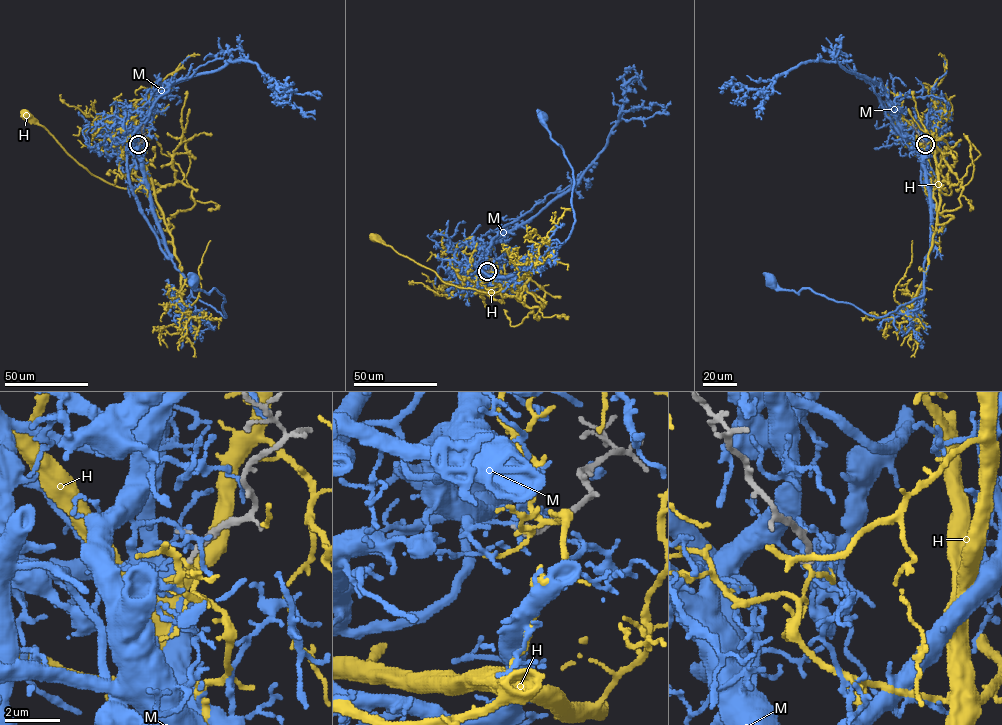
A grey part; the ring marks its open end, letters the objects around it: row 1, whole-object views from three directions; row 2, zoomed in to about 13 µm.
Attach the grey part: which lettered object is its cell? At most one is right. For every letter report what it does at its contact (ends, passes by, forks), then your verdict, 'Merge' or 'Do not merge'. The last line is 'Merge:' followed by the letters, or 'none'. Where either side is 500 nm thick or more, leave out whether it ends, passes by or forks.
H: It passes by. Do not merge
M: It passes by. Do not merge
Merge: none

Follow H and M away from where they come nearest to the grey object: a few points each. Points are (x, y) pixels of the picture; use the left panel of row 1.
H: (138, 144), (138, 157), (153, 187), (146, 191), (117, 187), (94, 176), (42, 126), (25, 115)
M: (138, 142), (169, 258), (192, 296), (226, 316), (224, 297), (215, 288), (198, 290), (192, 278)

